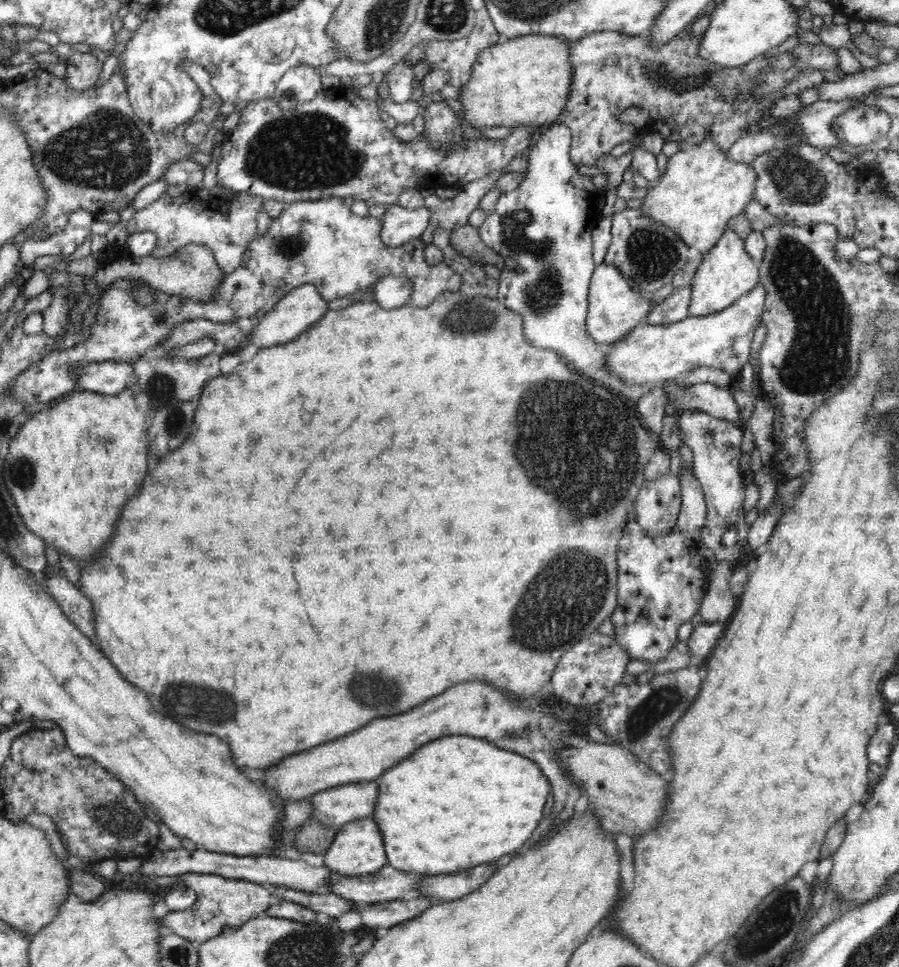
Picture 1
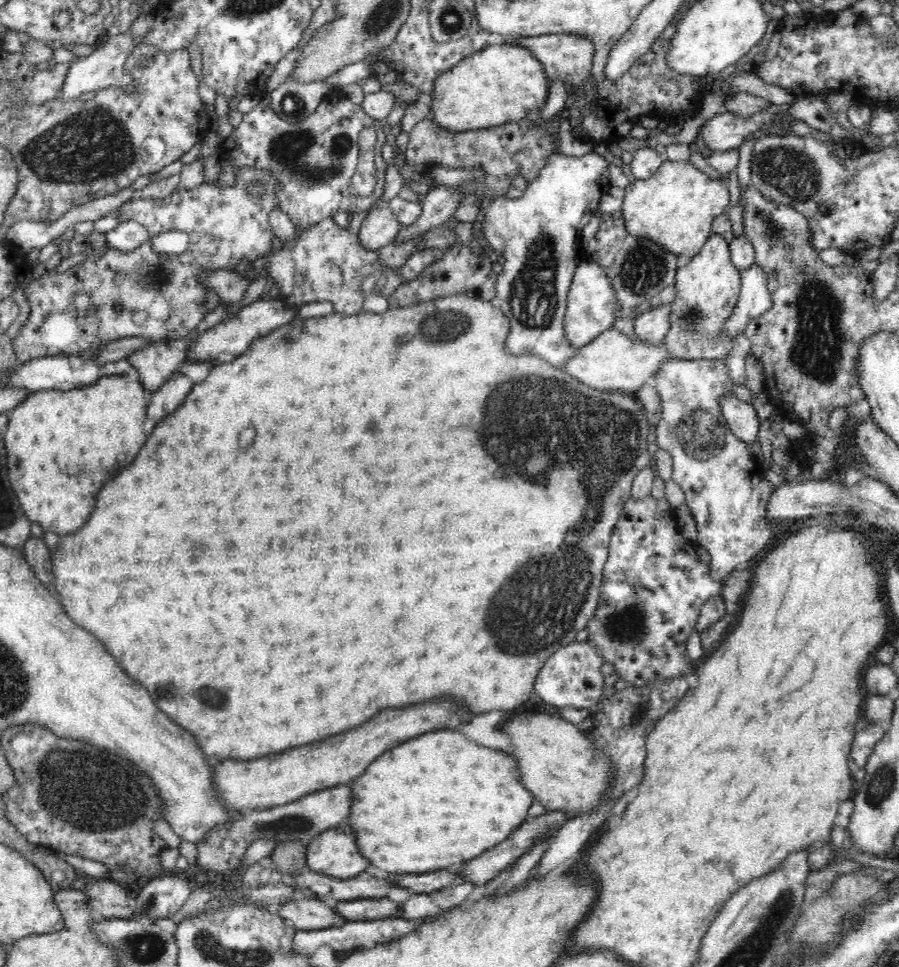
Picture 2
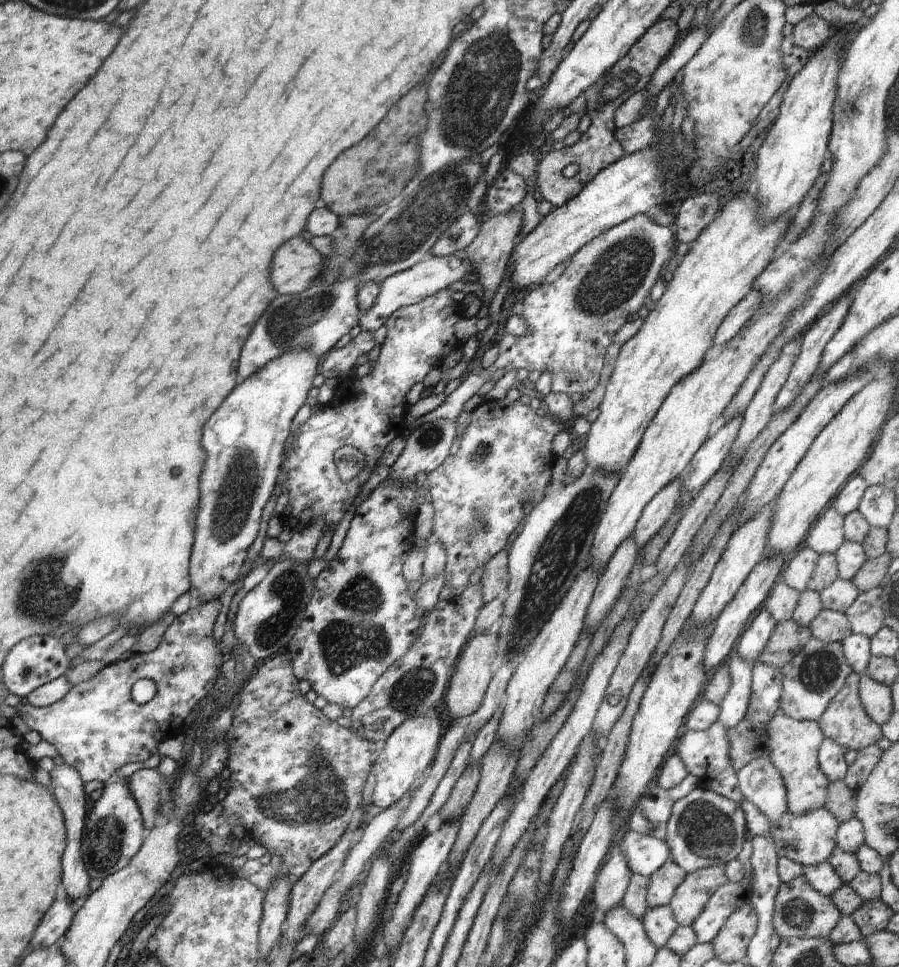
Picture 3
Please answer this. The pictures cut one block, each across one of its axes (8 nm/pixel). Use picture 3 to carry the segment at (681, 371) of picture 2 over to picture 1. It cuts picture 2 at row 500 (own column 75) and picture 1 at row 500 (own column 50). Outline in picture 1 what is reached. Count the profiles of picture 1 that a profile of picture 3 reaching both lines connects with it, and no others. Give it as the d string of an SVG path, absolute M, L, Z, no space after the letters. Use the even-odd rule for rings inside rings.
M700 410L686 411L677 418L681 442L693 452L693 462L691 471L698 479L702 487L705 503L707 506L707 517L704 528L701 532L703 541L719 562L732 564L742 556L742 548L747 544L747 534L750 525L744 521L746 511L744 511L744 474L740 466L742 454L742 435L744 429L736 426L733 422L728 422L722 418L716 418ZM736 528L738 531L737 542L731 547L722 544L722 536L726 530Z

